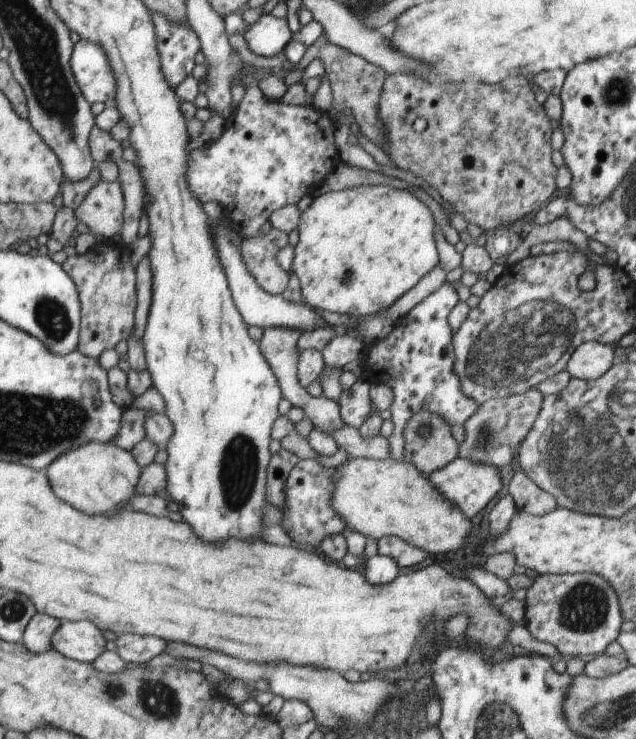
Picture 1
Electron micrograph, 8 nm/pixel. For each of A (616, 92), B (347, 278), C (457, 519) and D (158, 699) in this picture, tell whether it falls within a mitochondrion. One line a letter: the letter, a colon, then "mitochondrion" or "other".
A: mitochondrion
B: mitochondrion
C: other
D: mitochondrion

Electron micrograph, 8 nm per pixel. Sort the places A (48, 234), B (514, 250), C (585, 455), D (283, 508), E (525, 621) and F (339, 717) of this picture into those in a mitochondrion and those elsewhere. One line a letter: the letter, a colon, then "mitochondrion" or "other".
A: other
B: other
C: mitochondrion
D: other
E: other
F: mitochondrion

